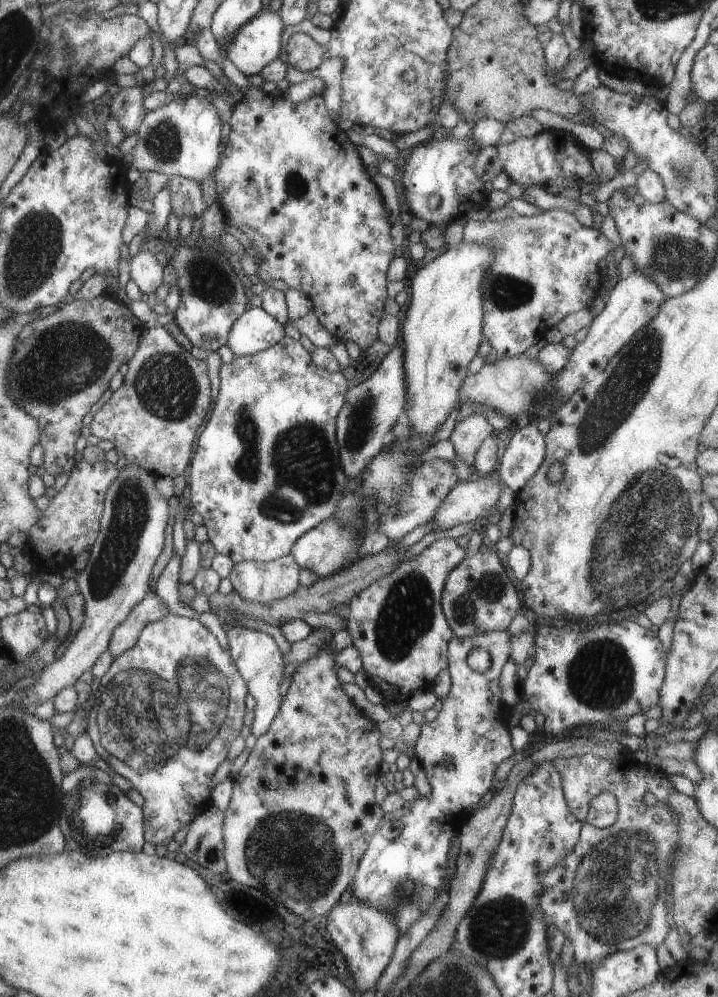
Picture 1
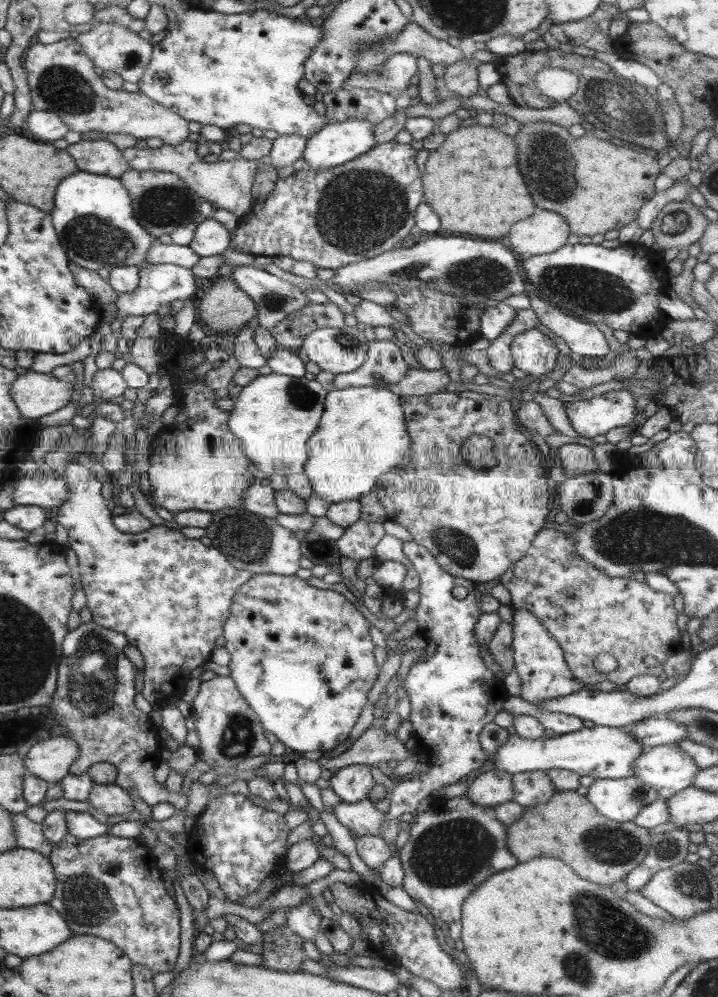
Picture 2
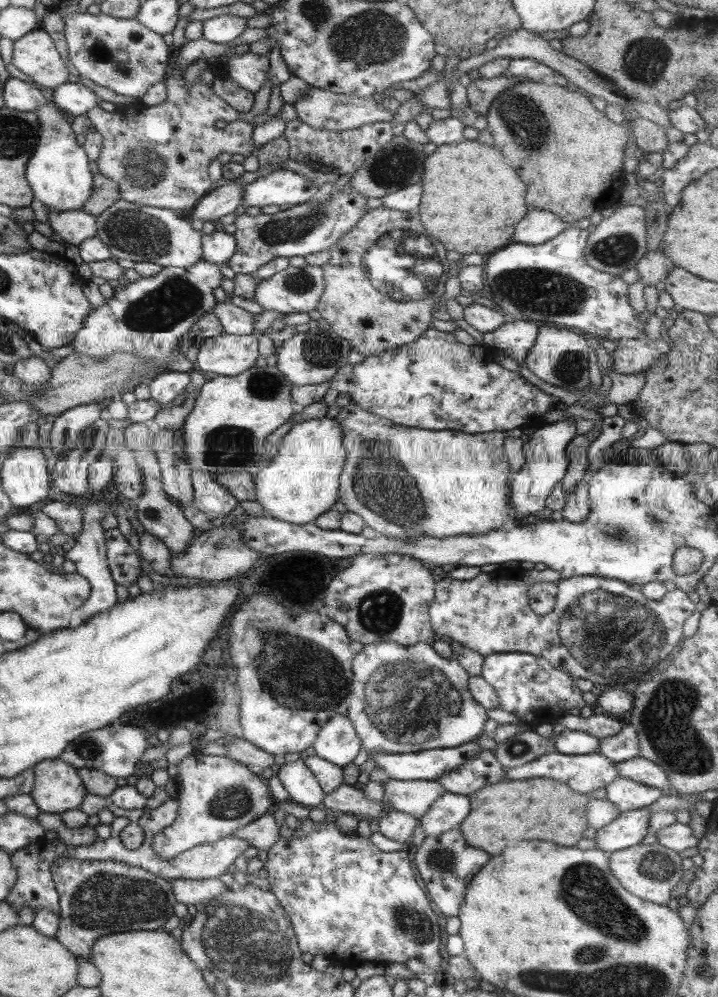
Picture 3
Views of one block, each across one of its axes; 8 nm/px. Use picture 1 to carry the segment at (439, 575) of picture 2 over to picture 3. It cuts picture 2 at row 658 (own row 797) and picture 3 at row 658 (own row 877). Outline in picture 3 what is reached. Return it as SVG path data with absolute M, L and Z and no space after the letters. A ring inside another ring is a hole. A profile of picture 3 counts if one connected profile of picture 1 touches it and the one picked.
M378 642L368 644L362 652L357 654L352 666L353 682L347 718L352 721L353 727L361 740L361 749L366 753L401 754L406 752L421 752L434 748L457 748L464 743L477 740L484 728L484 722L488 720L488 711L478 703L468 691L469 679L471 678L456 660L446 659L439 656L430 644L419 643L413 646L403 646L396 642Z

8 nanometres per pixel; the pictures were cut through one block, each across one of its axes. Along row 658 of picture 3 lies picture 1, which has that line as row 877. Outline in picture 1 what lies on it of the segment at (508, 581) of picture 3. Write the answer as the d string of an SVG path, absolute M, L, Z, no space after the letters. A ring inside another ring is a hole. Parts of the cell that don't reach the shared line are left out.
M624 748L624 756L620 760L606 760L591 754L573 756L570 758L559 757L552 761L556 772L562 776L562 788L564 798L571 814L584 824L580 837L572 852L568 856L562 856L542 878L542 892L538 896L538 908L544 914L546 928L553 932L560 930L565 938L574 947L574 960L578 967L584 966L586 971L597 970L598 964L614 952L627 951L642 945L642 942L650 942L651 946L658 946L667 936L658 930L648 930L648 920L652 916L652 908L658 900L666 896L668 880L666 876L671 874L673 859L680 840L680 824L674 808L666 803L666 798L676 792L668 777L653 768L640 770L636 764L627 758L628 750ZM603 792L612 793L618 802L618 816L616 822L608 828L595 828L586 822L590 808L590 802ZM653 794L658 800L654 806L648 806L644 802L644 796Z

